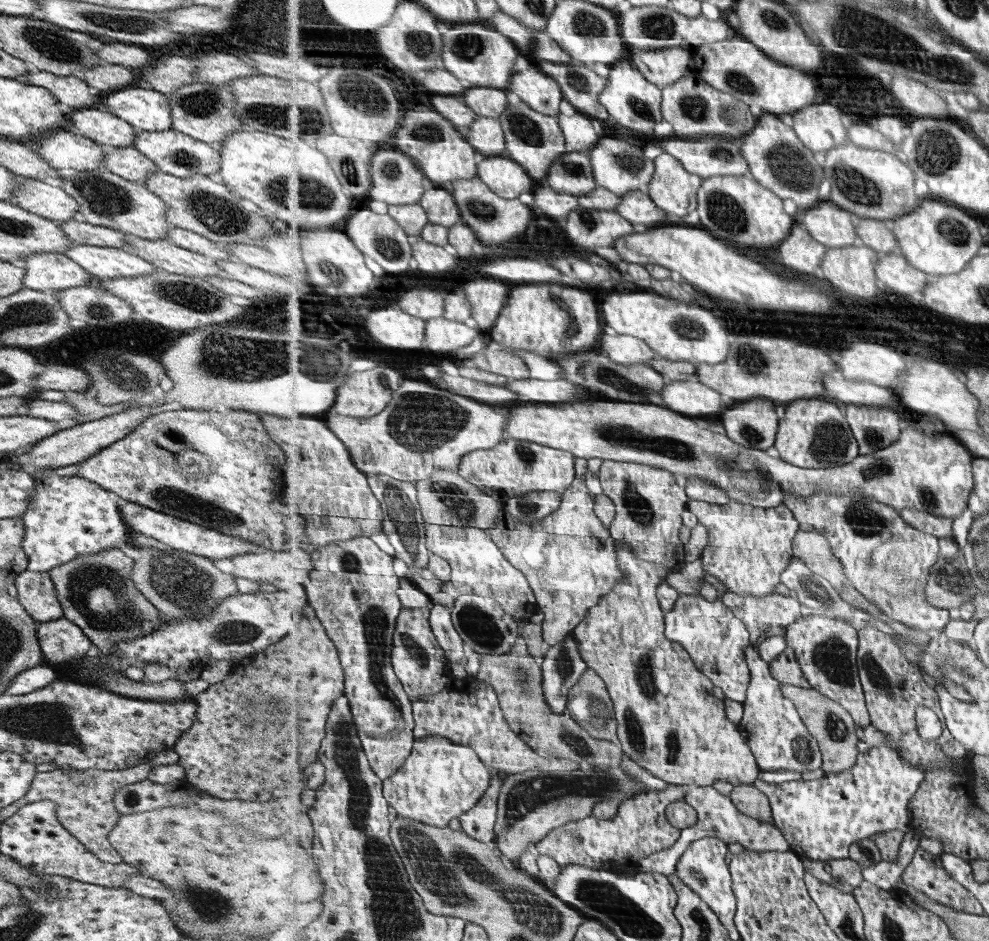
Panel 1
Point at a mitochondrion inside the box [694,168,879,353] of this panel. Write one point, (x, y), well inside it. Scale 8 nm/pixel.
(722, 210)

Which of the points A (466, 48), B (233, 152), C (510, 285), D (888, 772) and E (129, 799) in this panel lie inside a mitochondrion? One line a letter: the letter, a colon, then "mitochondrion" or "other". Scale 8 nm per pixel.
A: mitochondrion
B: other
C: other
D: other
E: mitochondrion

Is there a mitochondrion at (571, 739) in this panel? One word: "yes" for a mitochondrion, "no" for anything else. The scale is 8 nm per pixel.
yes

